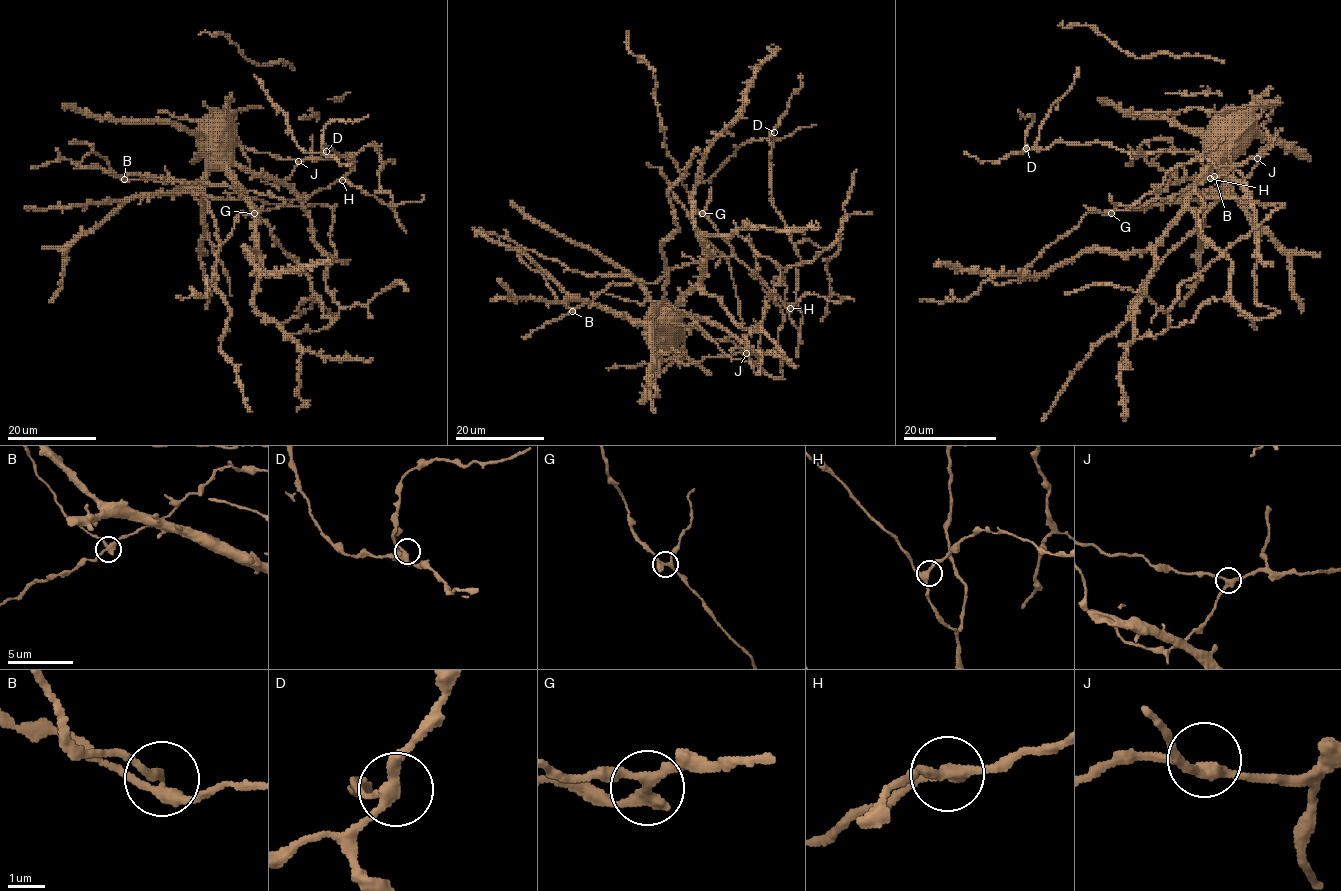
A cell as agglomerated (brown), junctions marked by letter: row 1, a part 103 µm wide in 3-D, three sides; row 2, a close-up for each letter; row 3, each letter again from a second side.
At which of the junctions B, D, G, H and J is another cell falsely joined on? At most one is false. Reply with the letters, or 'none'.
B

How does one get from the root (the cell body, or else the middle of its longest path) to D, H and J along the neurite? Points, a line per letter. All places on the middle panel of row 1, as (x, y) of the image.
D: (673, 323), (699, 287), (761, 326), (788, 268), (782, 375), (603, 293), (736, 257), (799, 328), (774, 132)
H: (673, 323), (699, 287), (761, 326), (788, 268), (776, 377), (683, 310), (603, 292), (736, 257), (790, 308)
J: (673, 323), (677, 323), (684, 333), (695, 325), (707, 338), (730, 339), (746, 353)

